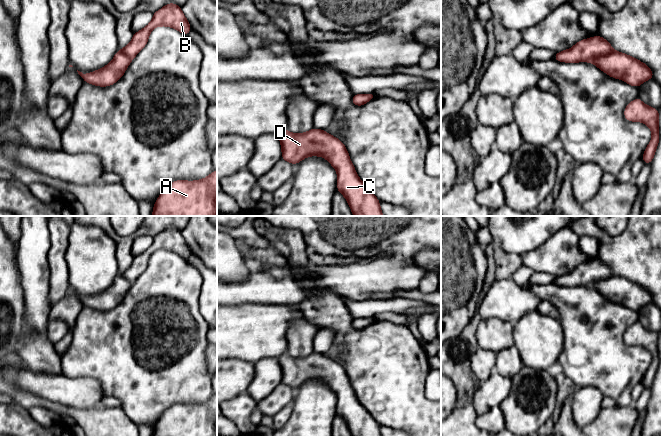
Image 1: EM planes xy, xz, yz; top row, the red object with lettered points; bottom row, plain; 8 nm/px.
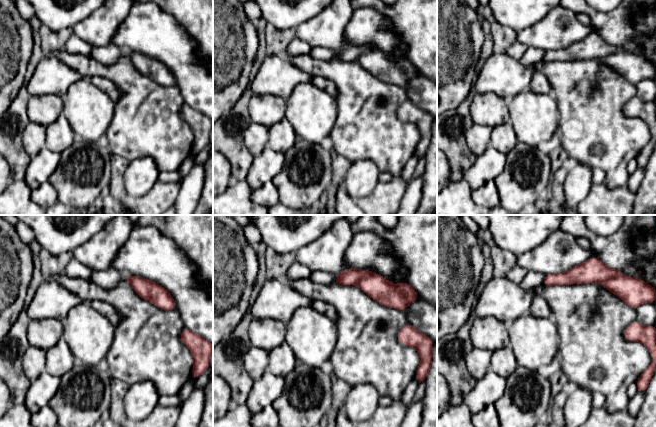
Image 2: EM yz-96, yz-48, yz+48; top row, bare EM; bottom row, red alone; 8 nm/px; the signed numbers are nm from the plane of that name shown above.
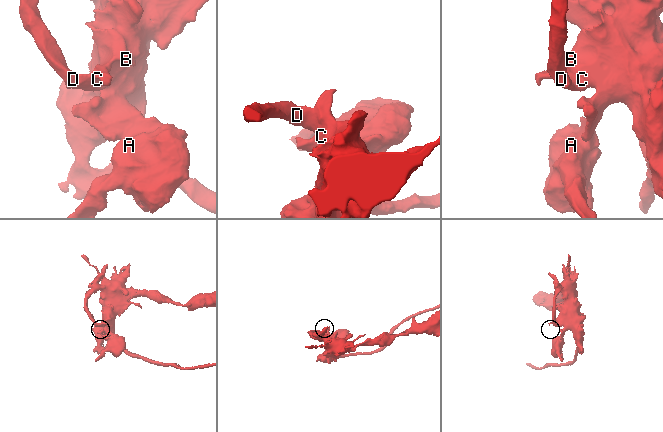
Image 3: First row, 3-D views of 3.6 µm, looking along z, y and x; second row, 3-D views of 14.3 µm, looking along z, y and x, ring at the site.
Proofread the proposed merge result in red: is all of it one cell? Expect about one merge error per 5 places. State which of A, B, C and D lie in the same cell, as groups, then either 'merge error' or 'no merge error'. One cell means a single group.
A B C D; no merge error

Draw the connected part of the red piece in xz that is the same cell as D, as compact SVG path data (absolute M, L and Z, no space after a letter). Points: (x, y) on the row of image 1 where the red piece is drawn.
M285 128L277 135L281 142L282 160L296 165L308 156L321 156L334 167L338 174L337 191L346 198L354 216L384 216L380 209L380 201L358 177L345 145L337 137L315 128L300 134L291 133Z

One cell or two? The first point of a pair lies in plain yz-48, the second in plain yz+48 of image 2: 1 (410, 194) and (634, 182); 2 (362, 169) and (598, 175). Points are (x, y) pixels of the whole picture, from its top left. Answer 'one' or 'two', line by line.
1: one
2: two

